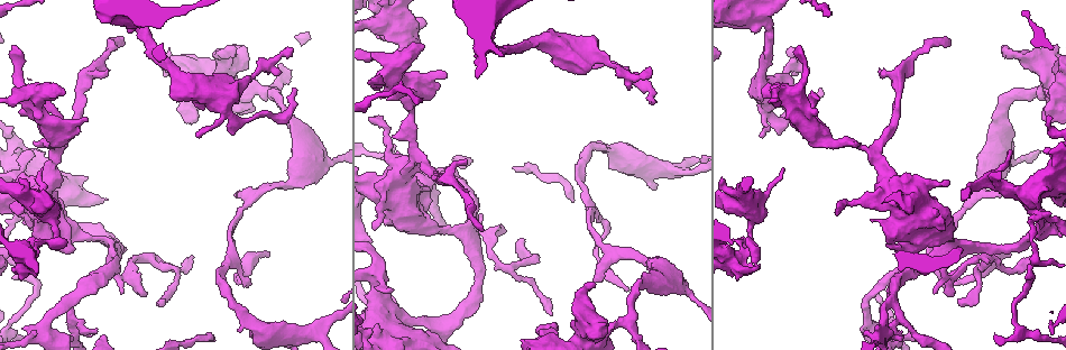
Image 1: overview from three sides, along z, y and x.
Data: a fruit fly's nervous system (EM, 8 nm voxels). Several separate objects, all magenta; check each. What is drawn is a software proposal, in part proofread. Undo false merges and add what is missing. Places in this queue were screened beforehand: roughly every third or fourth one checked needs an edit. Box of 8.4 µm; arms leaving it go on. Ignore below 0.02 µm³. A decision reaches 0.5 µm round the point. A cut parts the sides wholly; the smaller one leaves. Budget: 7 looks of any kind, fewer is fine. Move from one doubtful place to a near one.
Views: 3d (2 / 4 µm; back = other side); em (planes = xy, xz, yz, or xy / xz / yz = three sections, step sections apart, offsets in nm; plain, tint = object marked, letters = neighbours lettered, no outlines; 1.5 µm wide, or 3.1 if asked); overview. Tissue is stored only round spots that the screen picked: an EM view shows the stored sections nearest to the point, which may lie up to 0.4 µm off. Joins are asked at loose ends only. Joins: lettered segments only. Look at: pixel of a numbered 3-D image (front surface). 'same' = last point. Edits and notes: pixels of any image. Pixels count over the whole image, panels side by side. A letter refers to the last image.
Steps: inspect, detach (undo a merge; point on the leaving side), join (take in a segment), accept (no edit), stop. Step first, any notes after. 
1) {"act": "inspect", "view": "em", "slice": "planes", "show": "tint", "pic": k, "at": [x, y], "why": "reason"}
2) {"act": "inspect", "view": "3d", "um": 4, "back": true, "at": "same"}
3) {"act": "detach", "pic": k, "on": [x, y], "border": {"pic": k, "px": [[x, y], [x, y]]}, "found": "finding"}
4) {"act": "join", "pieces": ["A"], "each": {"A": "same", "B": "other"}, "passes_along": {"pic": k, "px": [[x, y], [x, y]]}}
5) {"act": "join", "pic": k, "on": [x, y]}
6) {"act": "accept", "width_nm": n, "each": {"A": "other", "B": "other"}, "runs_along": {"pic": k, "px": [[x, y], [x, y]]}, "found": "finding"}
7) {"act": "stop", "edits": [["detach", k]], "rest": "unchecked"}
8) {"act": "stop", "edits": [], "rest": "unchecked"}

{"act": "inspect", "view": "3d", "um": 4, "pic": 1, "at": [653, 99], "why": "tapers out"}

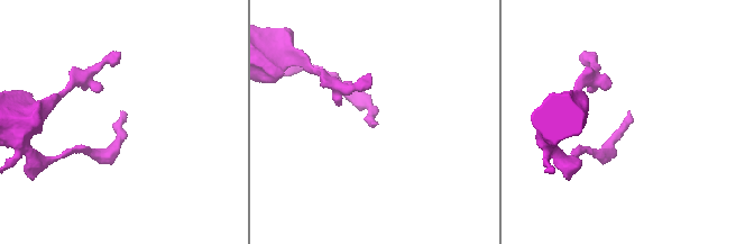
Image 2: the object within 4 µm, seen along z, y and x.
{"act": "inspect", "view": "em", "slice": "yz", "step": 4, "show": "letters", "pic": 2, "at": [373, 125], "why": "need the tissue"}

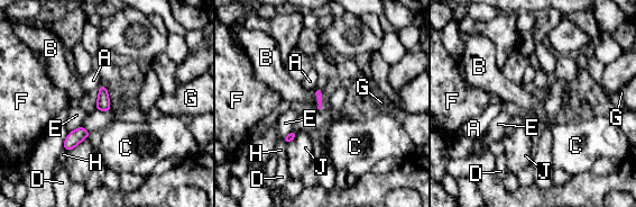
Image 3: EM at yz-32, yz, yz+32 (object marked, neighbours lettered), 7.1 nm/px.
{"act": "inspect", "view": "em", "slice": "planes", "show": "letters", "at": "same"}

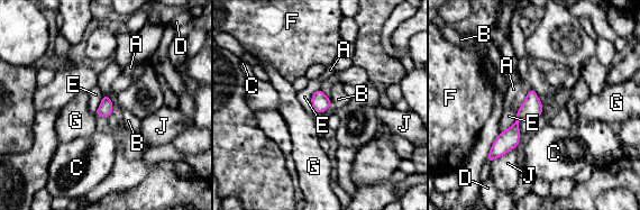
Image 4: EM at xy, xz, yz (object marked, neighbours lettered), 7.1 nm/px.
{"act": "accept", "width_nm": 100, "each": {"A": "other", "B": "other", "C": "other", "D": "other", "E": "other", "F": "other", "G": "other", "J": "other"}, "runs_along": {"pic": 4, "px": [[530, 92], [530, 107], [491, 156]]}, "found": "no lettered segment goes on from it"}

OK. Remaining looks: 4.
{"act": "inspect", "view": "em", "slice": "planes", "show": "tint", "pic": 1, "at": [928, 250], "why": "three-way junction"}

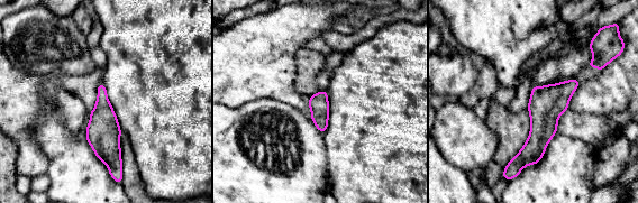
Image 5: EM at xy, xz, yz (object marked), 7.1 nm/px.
{"act": "inspect", "view": "em", "slice": "planes", "show": "letters", "at": "same"}

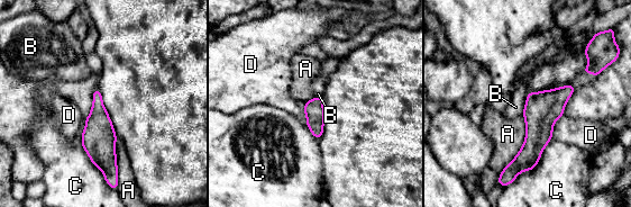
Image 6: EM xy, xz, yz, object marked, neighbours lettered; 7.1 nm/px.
{"act": "accept", "each": {"A": "other", "B": "other", "C": "other", "D": "other"}, "runs_along": {"pic": 6, "px": [[569, 88], [502, 182]]}, "found": "all the same cell"}

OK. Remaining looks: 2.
{"act": "stop", "edits": [], "rest": "unchecked"}

